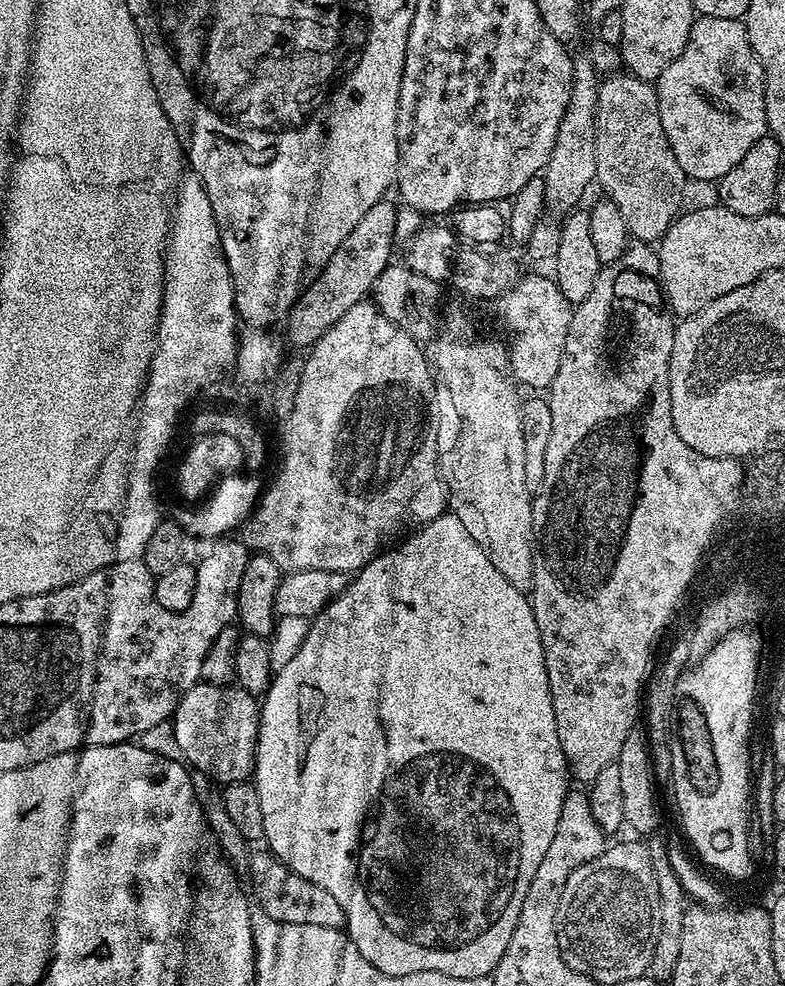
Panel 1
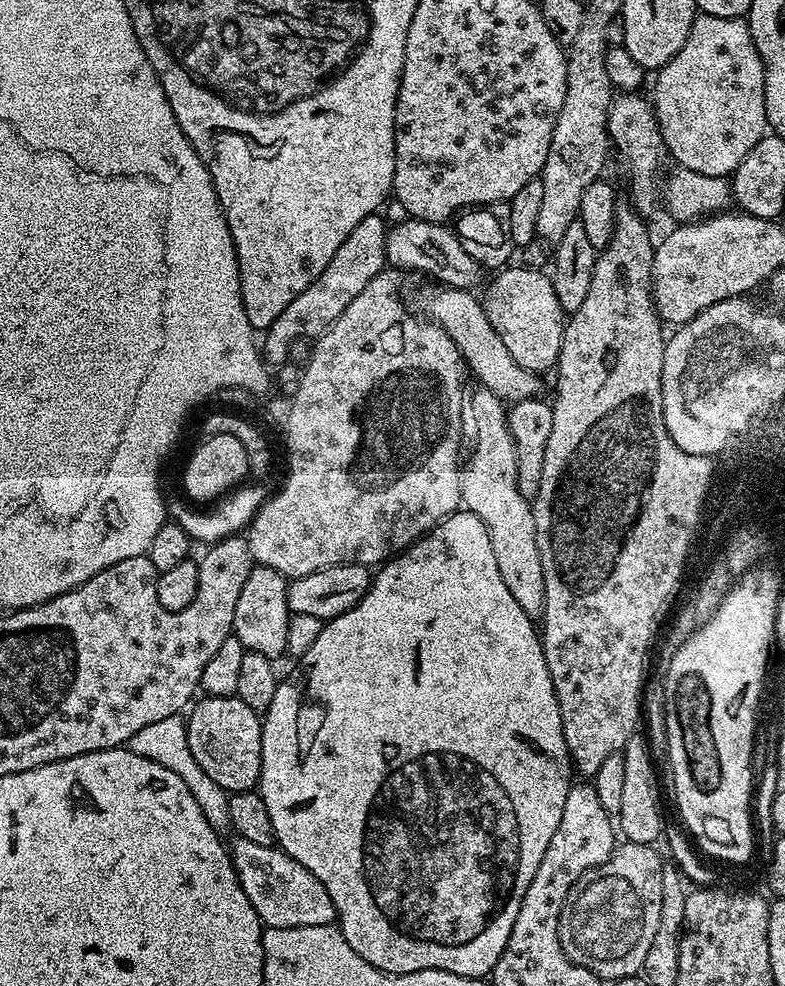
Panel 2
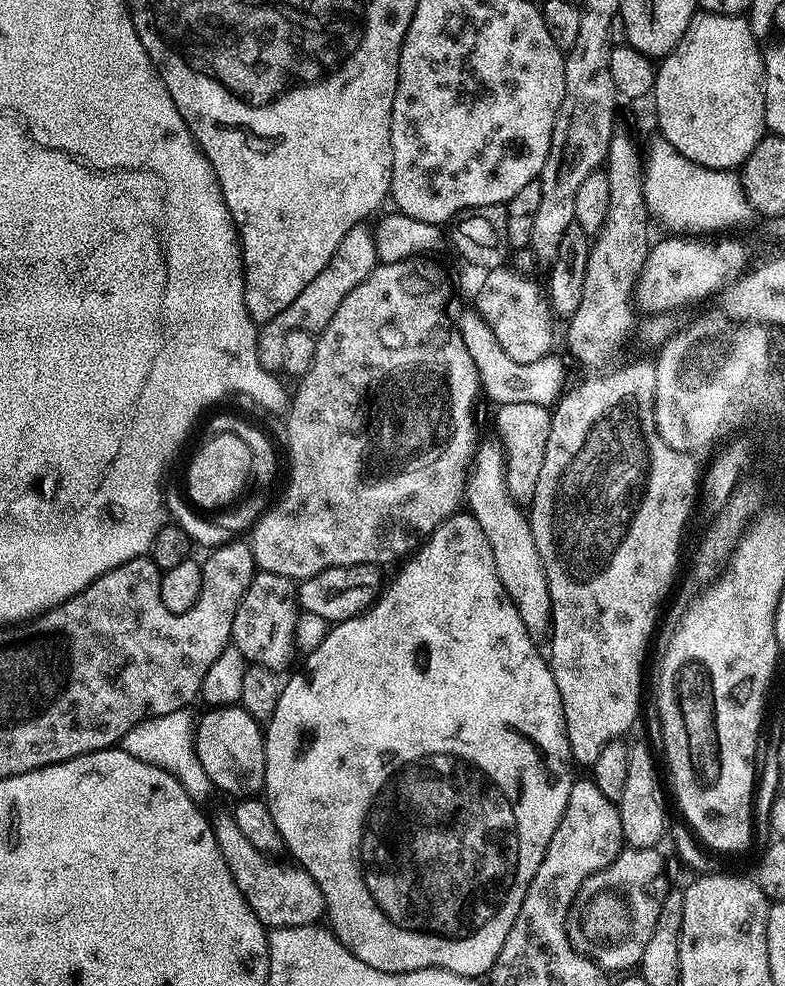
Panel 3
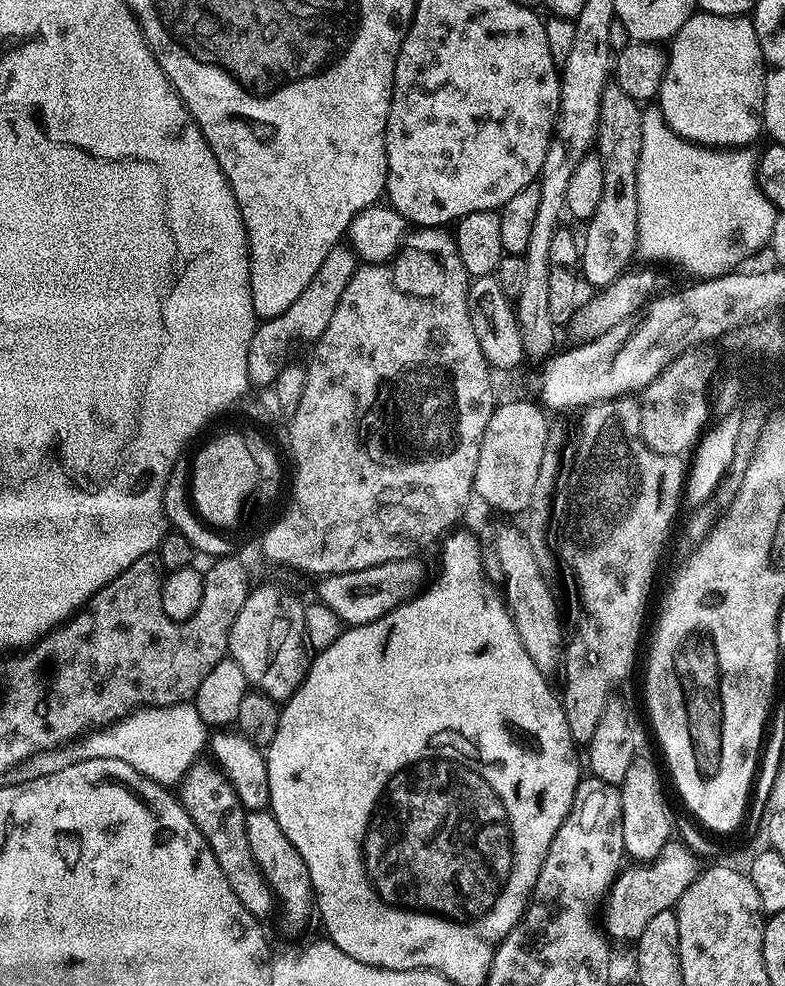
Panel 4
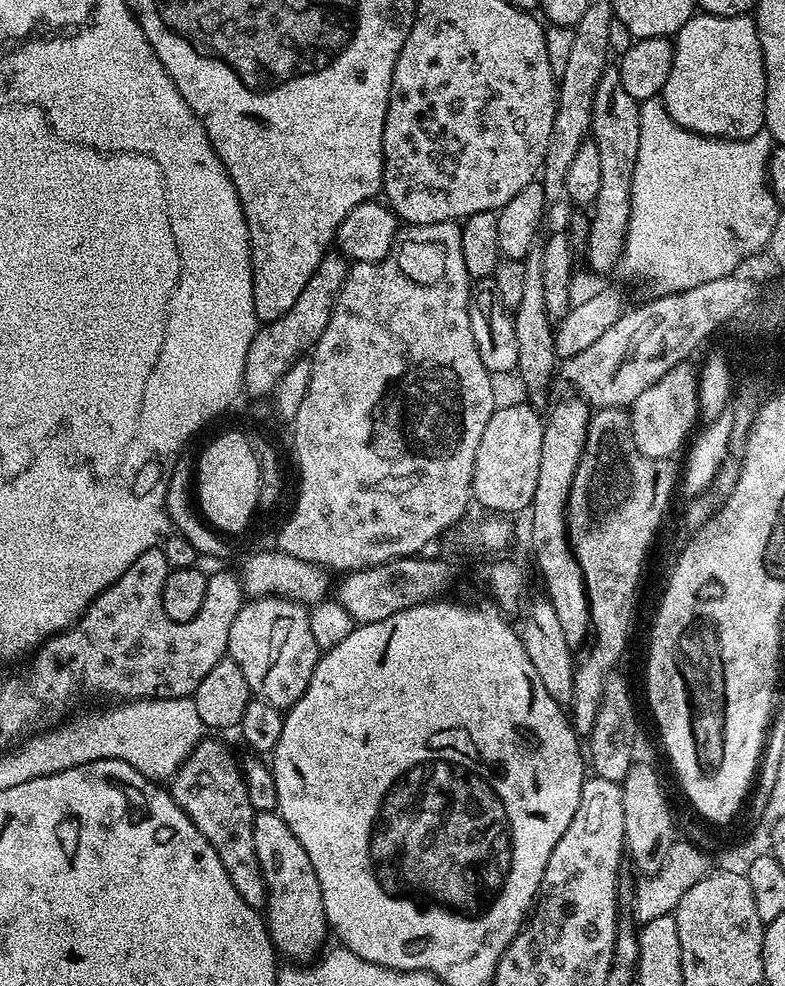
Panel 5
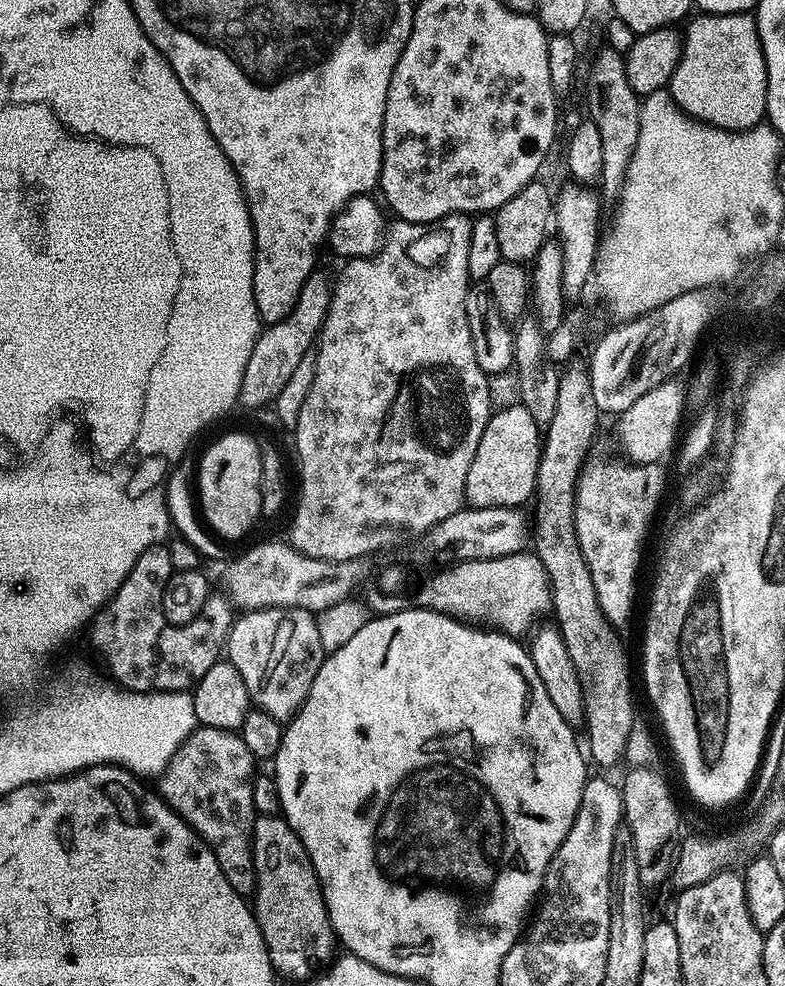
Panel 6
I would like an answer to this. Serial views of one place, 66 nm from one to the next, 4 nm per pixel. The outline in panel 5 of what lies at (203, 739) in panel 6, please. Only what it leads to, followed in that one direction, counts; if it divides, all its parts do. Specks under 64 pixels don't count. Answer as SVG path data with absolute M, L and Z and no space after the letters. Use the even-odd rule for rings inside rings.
M201 739L192 747L192 753L180 764L180 769L170 777L170 791L174 802L184 811L190 822L214 846L214 854L222 858L234 890L242 894L248 905L257 910L263 909L266 903L264 879L258 866L254 850L252 822L254 810L246 794L244 773L241 765L216 740Z

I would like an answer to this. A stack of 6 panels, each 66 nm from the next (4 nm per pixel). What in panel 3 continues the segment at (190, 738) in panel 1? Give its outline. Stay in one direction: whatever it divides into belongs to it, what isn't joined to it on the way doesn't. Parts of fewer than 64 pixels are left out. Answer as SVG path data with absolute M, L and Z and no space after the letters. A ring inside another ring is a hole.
M243 706L227 708L209 707L204 717L199 717L196 725L196 757L202 762L202 770L210 778L213 789L221 788L235 798L256 798L263 793L266 778L266 754L264 753L264 733L259 721L256 721Z

